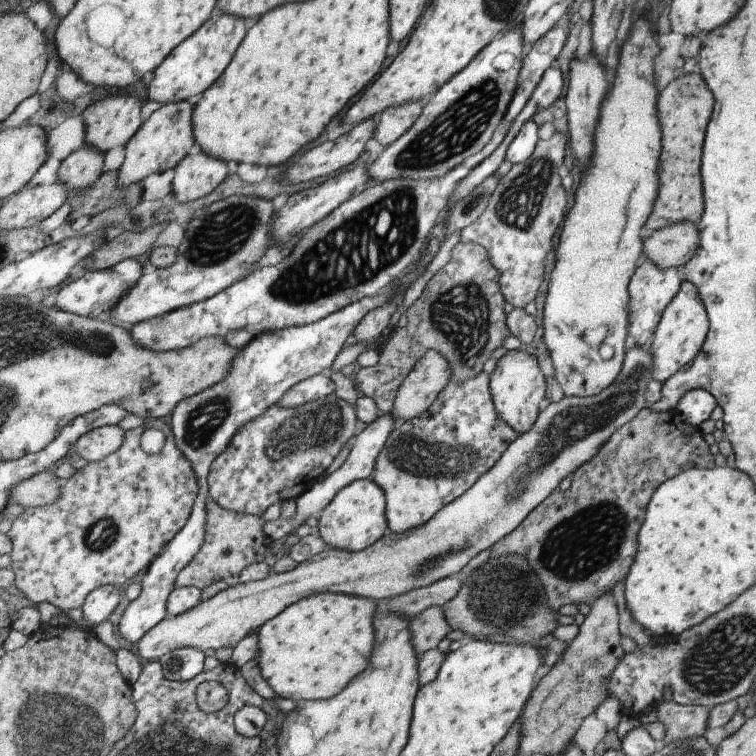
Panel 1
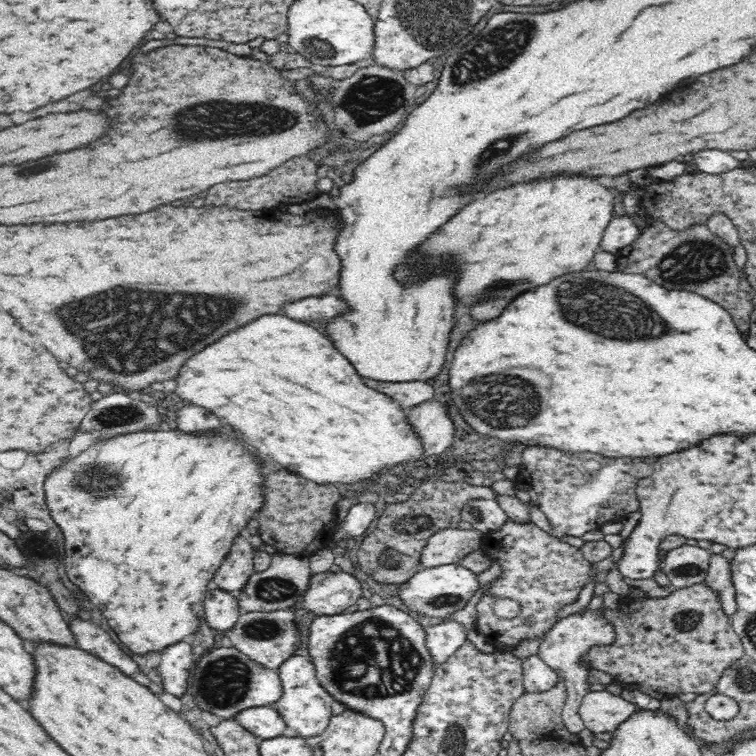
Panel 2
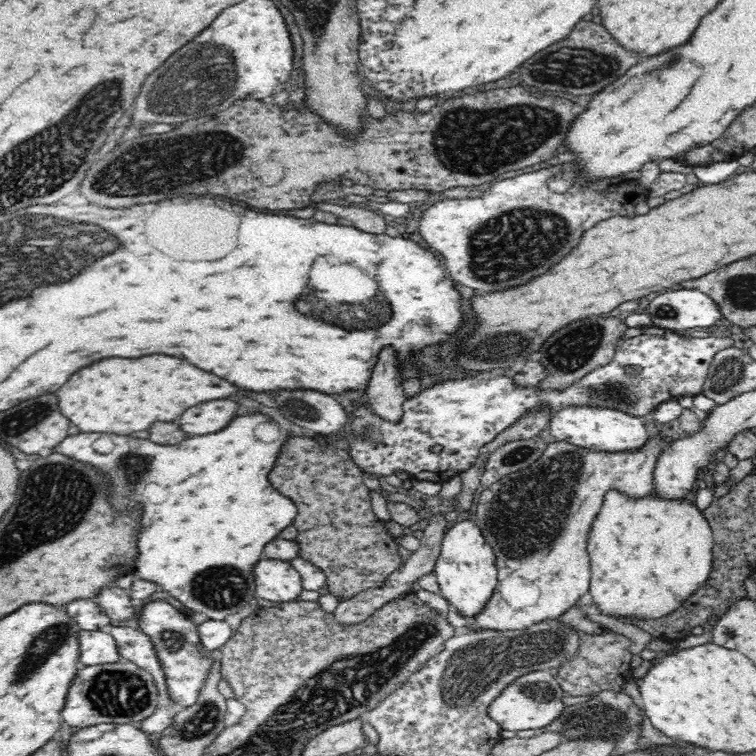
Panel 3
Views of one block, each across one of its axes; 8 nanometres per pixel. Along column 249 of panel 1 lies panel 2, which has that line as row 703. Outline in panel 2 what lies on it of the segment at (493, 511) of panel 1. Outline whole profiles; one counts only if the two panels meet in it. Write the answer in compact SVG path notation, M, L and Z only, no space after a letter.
M590 692L579 709L585 727L592 732L613 733L622 723L644 710L612 692Z

